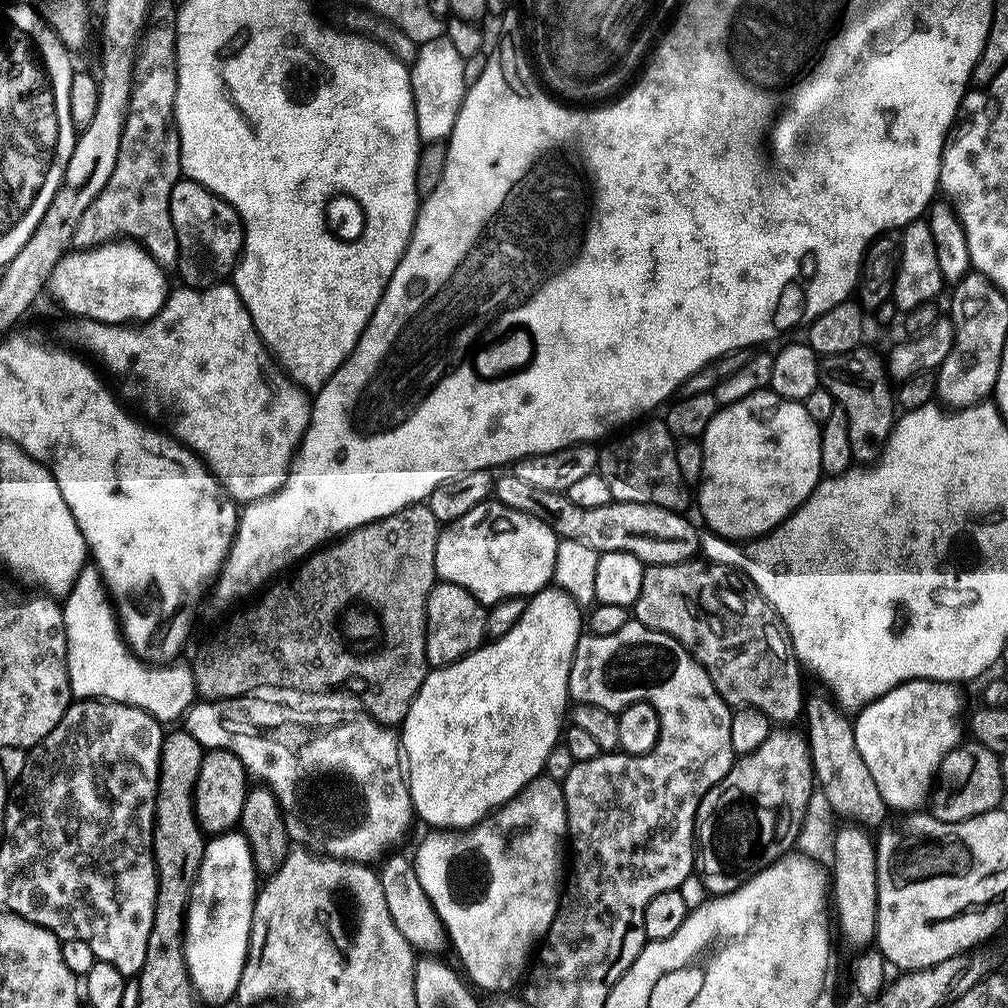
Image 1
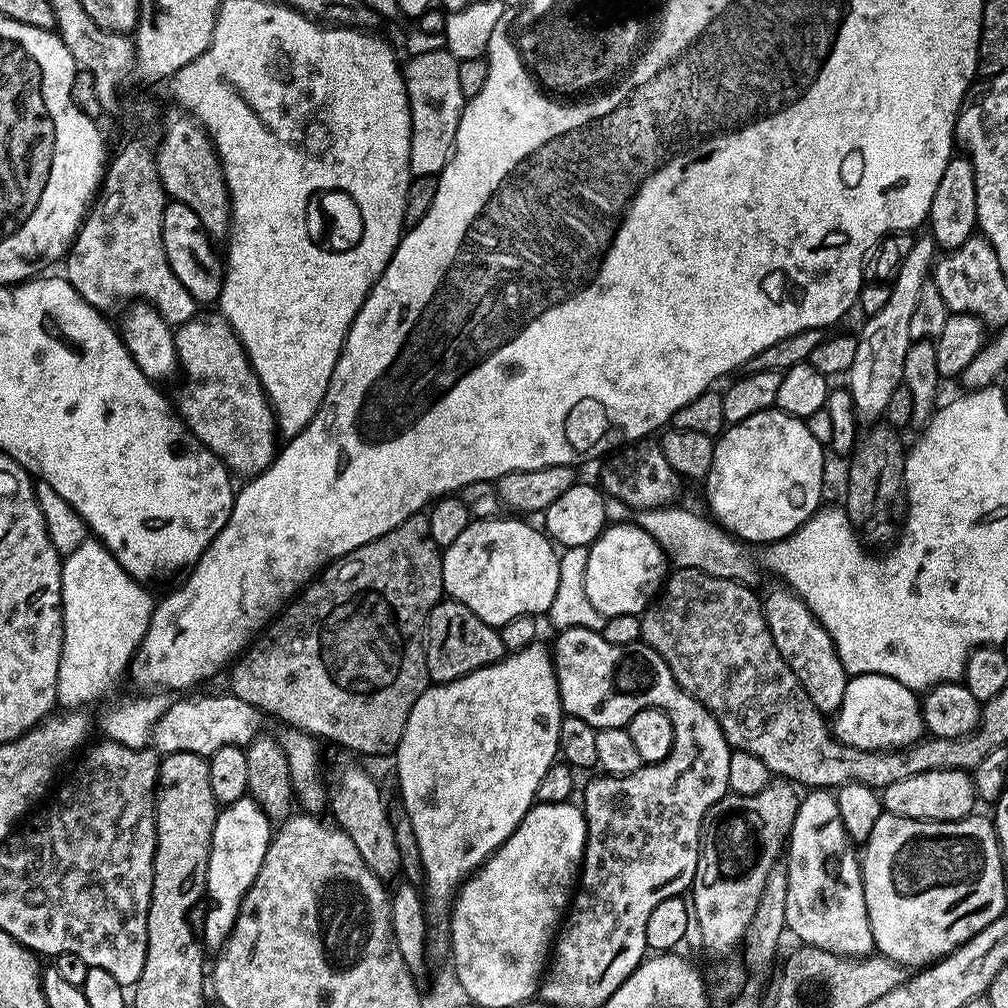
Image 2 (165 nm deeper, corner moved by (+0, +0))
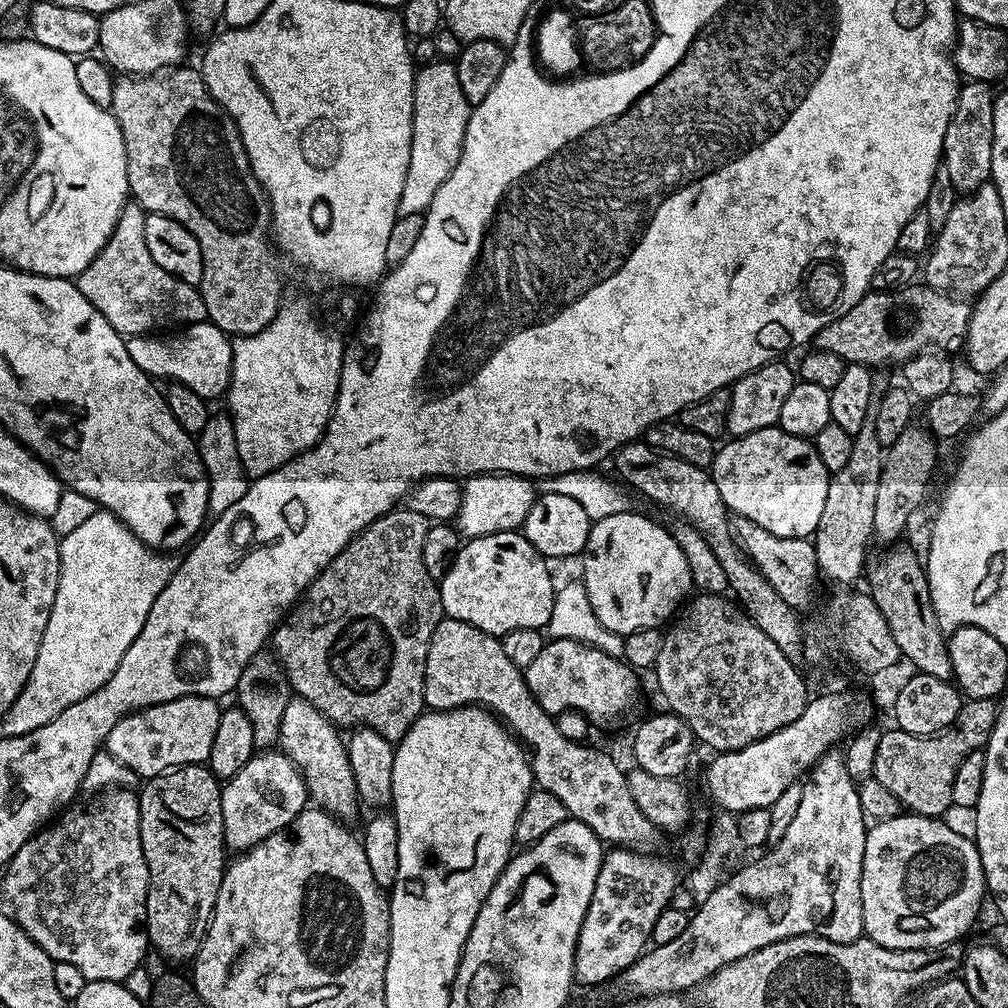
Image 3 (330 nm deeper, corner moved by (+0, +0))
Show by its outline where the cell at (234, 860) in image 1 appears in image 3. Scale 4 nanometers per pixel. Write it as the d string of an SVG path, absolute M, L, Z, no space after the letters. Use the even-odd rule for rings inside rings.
M264 750L254 754L242 770L221 787L222 820L224 822L224 842L229 849L247 850L261 844L267 836L275 836L284 831L303 813L310 797L304 784L304 775L296 769L296 763L279 750Z

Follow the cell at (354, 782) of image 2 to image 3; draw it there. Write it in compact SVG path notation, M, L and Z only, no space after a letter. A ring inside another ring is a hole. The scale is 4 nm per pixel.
M292 698L286 710L282 710L278 748L296 763L296 769L304 775L309 797L328 815L335 816L341 822L349 822L359 814L362 801L356 792L354 770L350 766L345 737L339 734L337 725L327 720L313 704Z

